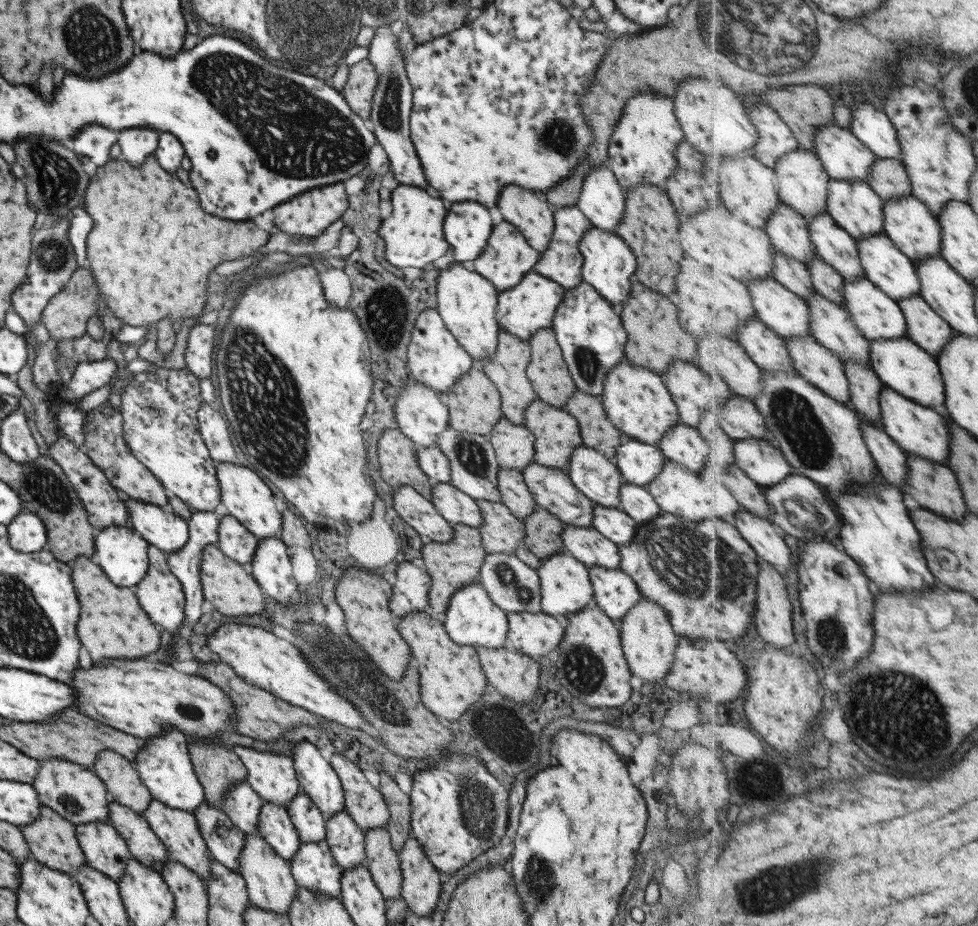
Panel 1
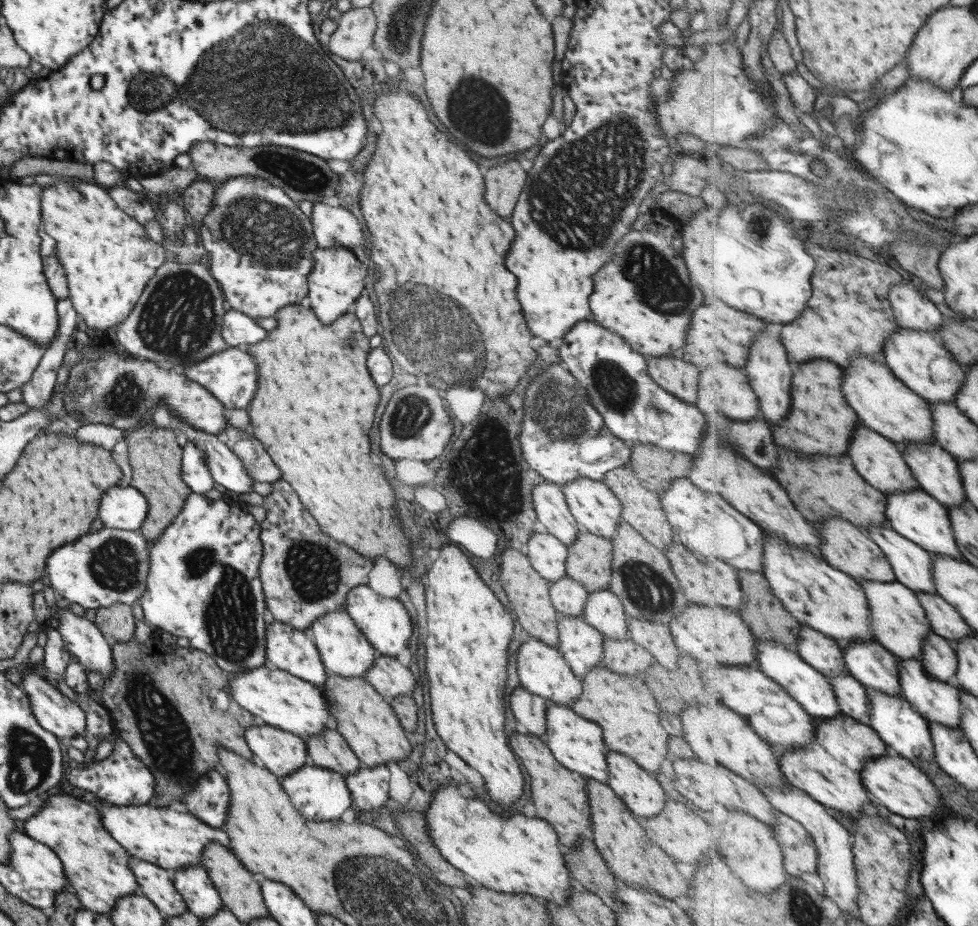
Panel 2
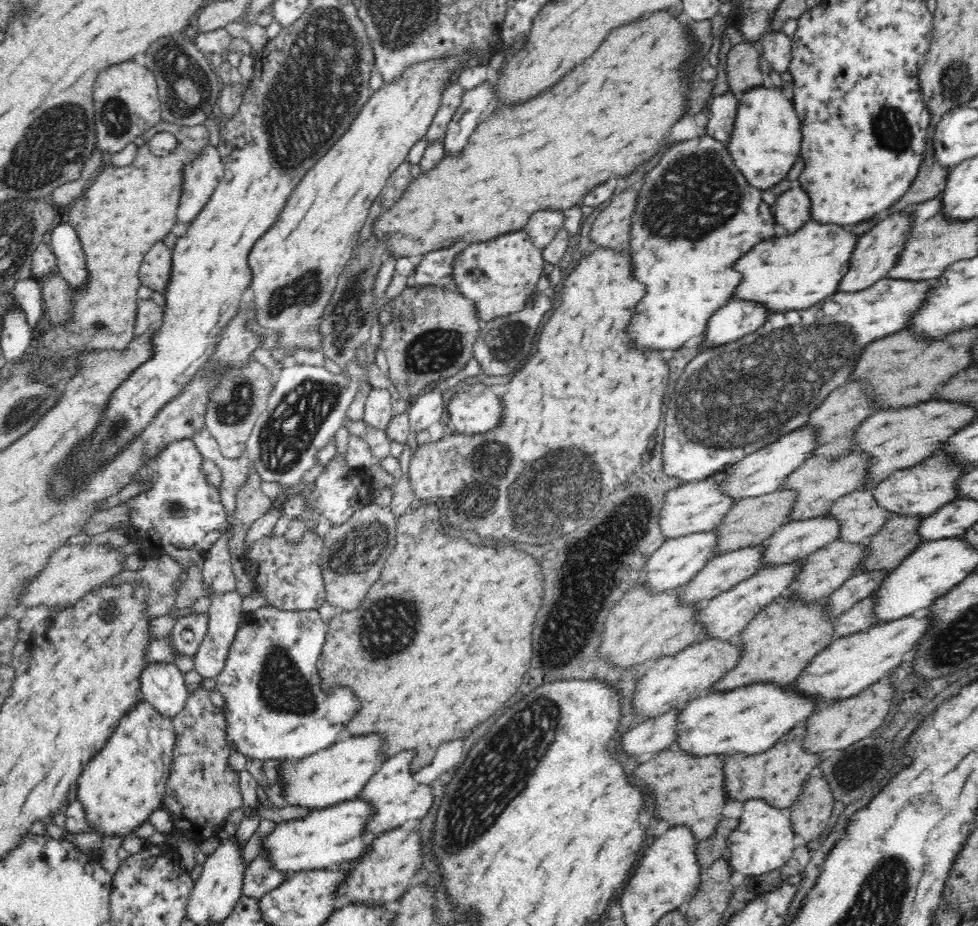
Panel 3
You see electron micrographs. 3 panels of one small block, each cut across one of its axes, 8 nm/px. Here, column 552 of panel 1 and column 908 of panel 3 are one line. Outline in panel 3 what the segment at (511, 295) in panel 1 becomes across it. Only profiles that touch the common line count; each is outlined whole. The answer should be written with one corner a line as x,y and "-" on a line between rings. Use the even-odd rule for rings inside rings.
884,277
878,280
877,283
874,283
874,286
866,288
862,292
854,292
854,294
849,294
848,292
834,293
827,299
822,300
822,302
804,310
791,310
776,314
770,313
766,320
764,320
764,324
758,330
743,336
740,340
735,340
722,346
712,347
711,349
706,349
696,354
685,366
682,376
679,377
680,380
674,386
674,392
668,396
668,404
666,404
666,412
664,412
663,416
664,422
666,422
666,426
664,426
666,432
664,432
662,441
662,472
667,476
674,476
674,478
680,479
684,483
689,483
690,481
700,482
708,477
717,476
730,465
776,442
781,436
800,429
802,424
806,424
810,413
814,412
824,402
826,396
834,391
835,388
846,383
854,362
860,356
860,350
866,344
870,344
870,342
874,342
874,340
878,340
884,336
894,334
899,330
906,329
908,316
912,316
912,312
924,302
924,298
926,298
926,294
931,290
931,287
933,287
933,281
929,280
908,281

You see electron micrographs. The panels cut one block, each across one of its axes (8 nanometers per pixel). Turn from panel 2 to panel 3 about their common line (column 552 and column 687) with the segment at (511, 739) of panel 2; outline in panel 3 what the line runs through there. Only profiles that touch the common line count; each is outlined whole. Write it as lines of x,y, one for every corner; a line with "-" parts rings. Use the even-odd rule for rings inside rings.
675,749
660,751
654,758
638,765
632,775
634,781
646,786
650,792
658,821
664,820
670,827
688,827
696,842
700,842
714,834
718,822
724,820
722,810
727,802
724,794
723,757
688,757
684,751

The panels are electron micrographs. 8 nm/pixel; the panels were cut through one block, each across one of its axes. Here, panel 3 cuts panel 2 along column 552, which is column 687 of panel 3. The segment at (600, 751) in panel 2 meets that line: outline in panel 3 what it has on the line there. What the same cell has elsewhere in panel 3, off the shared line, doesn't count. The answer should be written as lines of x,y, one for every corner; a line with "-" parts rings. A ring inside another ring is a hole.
772,683
751,684
721,693
707,692
678,709
673,748
684,751
688,757
755,755
772,748
796,722
806,720
815,710
812,699

